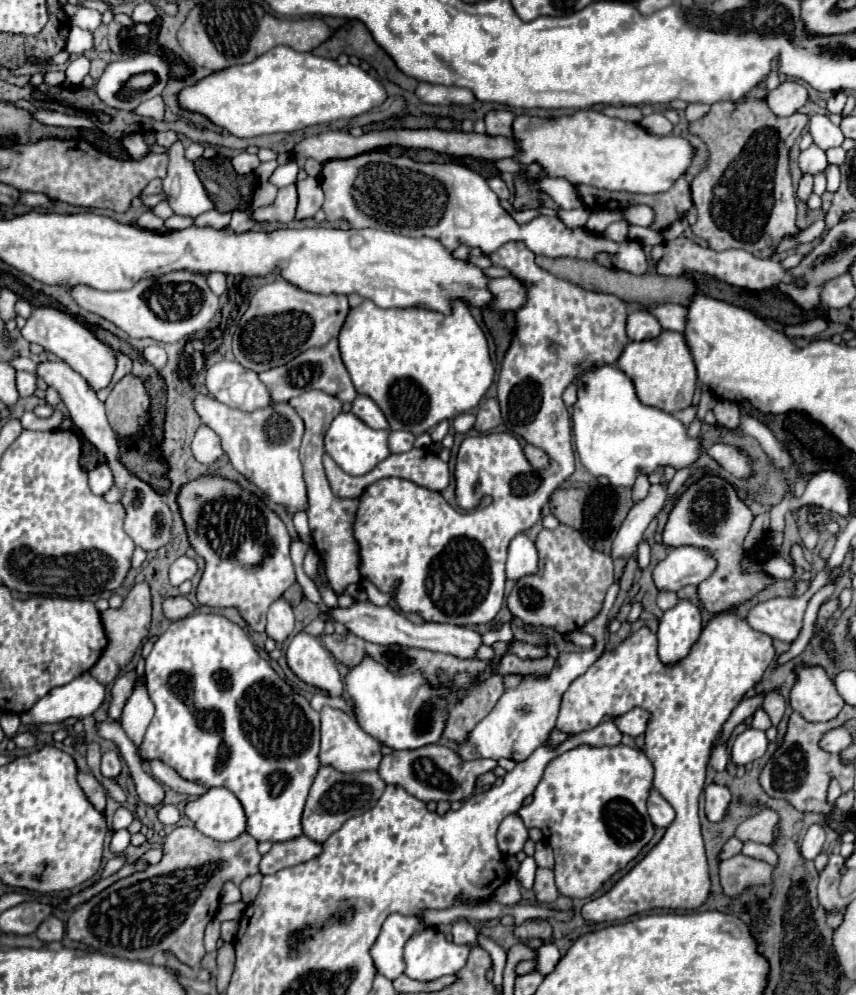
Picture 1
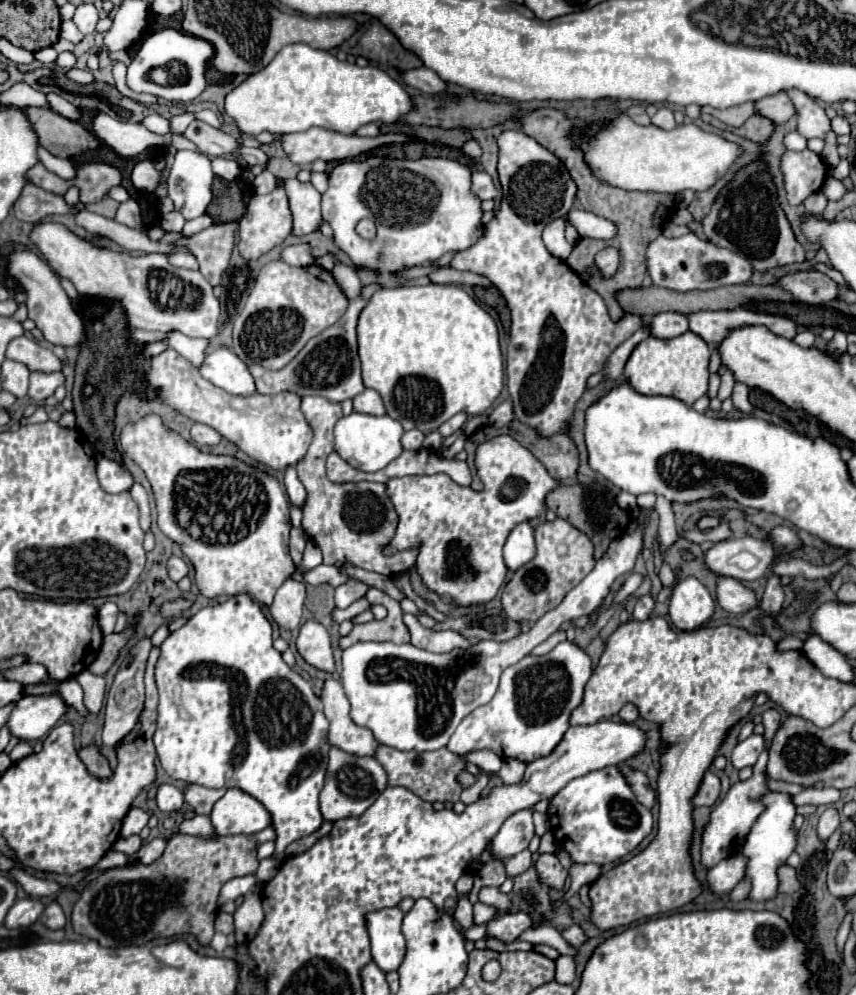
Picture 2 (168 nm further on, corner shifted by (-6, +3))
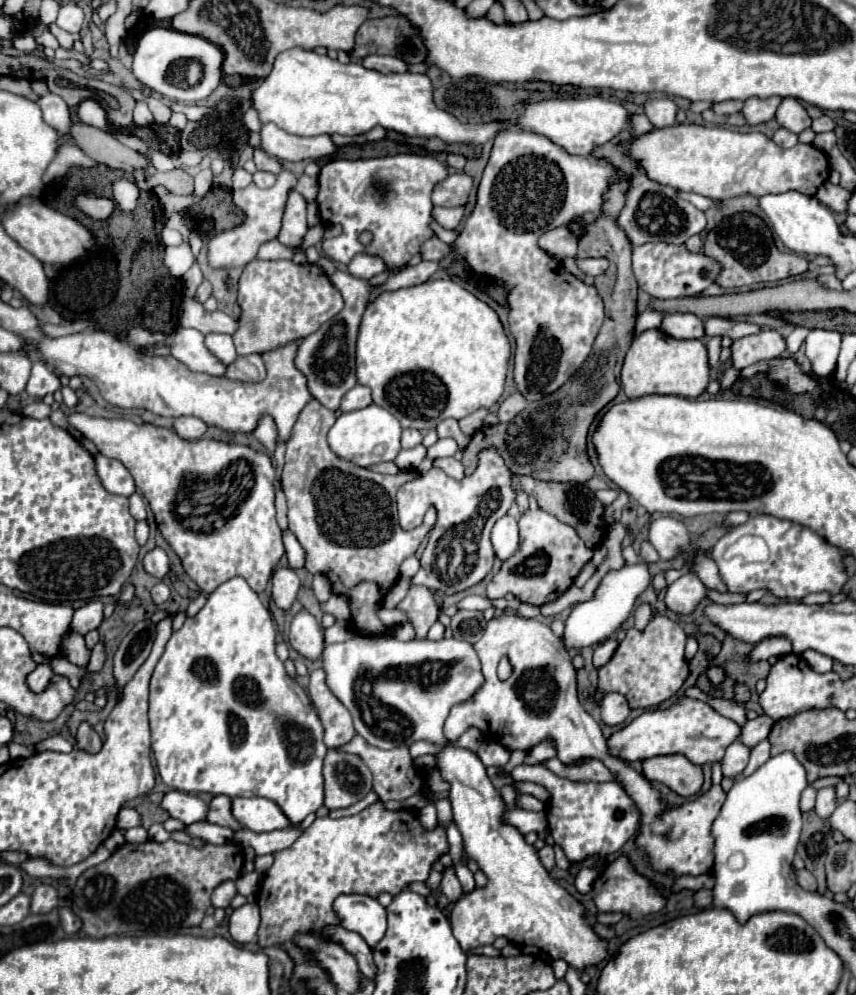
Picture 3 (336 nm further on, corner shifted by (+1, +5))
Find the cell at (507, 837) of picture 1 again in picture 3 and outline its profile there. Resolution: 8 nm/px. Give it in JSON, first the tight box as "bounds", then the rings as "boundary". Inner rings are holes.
{"bounds":[505,809,547,835],"boundary":[[[509,809],[505,815],[505,823],[515,825],[523,835],[529,831],[537,831],[541,833],[547,825],[547,815],[545,811],[523,811],[523,809]]]}

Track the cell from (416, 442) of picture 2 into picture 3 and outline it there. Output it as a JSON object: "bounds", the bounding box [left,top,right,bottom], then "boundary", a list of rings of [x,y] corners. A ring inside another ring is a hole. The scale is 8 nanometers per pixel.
{"bounds":[401,429,423,449],"boundary":[[[403,429],[403,437],[401,437],[403,449],[411,449],[411,447],[419,445],[421,441],[423,441],[423,435],[417,429]]]}

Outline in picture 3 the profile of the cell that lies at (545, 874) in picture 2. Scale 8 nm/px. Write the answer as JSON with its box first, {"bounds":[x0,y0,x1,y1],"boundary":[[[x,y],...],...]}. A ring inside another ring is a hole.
{"bounds":[539,845,555,871],"boundary":[[[545,845],[541,851],[539,851],[539,859],[541,863],[545,865],[547,871],[551,871],[555,867],[555,851],[553,851],[553,845]]]}

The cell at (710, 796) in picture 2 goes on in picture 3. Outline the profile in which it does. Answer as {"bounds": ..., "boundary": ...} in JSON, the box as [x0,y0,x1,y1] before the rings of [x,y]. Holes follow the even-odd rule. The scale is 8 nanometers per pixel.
{"bounds":[643,755,703,797],"boundary":[[[661,755],[643,761],[643,775],[649,781],[665,783],[671,791],[691,797],[703,785],[701,767],[689,763],[683,755]]]}

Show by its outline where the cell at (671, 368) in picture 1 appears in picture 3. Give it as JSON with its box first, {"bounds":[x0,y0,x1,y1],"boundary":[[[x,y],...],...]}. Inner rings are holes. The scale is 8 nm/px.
{"bounds":[621,329,709,399],"boundary":[[[649,329],[635,335],[625,365],[621,371],[623,391],[629,399],[639,399],[645,395],[679,395],[679,397],[699,397],[709,381],[709,361],[705,341],[701,339],[673,339],[661,329]]]}

